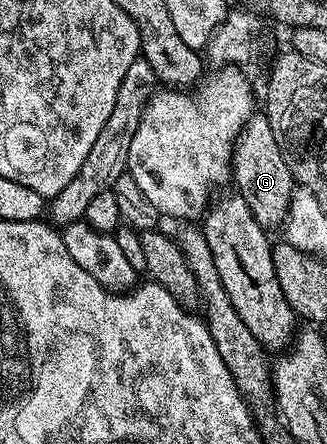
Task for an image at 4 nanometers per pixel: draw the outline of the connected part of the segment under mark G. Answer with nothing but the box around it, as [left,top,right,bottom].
[231,113,298,229]

